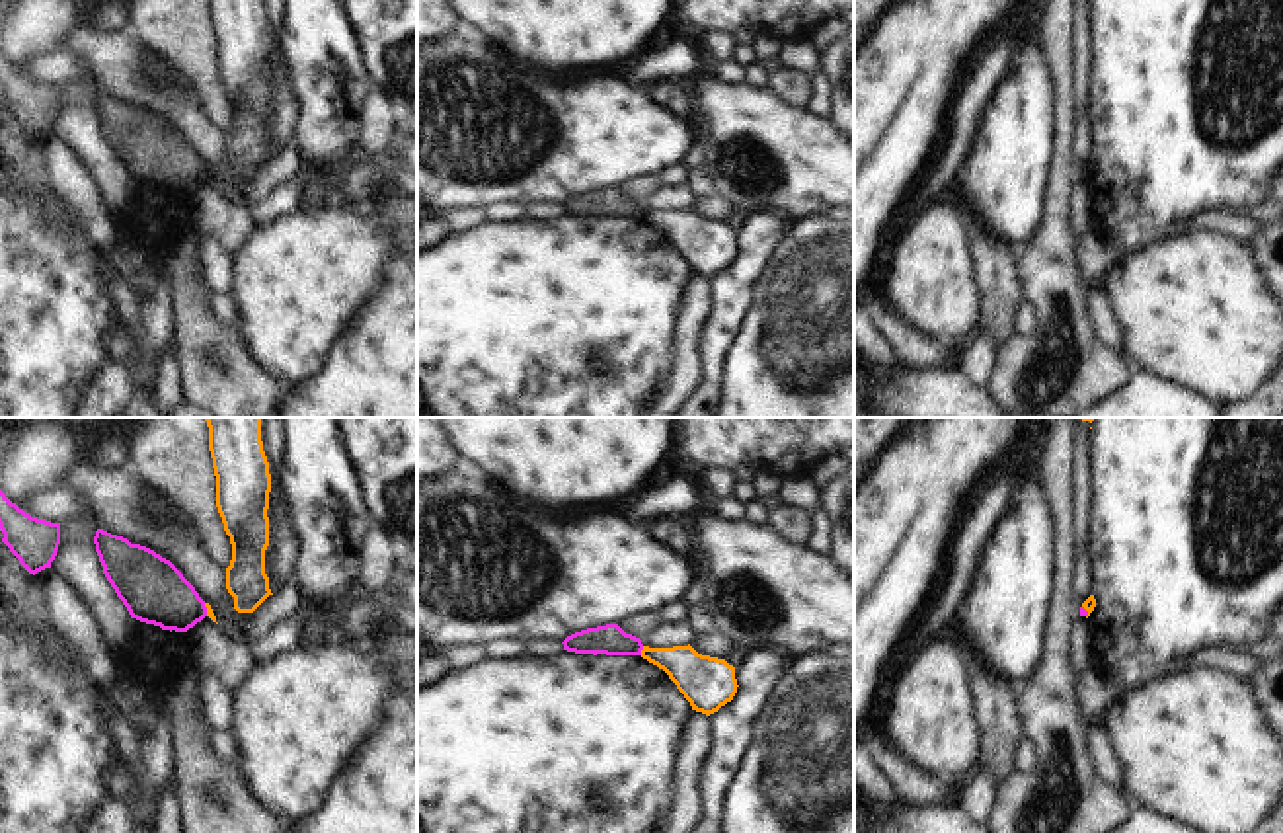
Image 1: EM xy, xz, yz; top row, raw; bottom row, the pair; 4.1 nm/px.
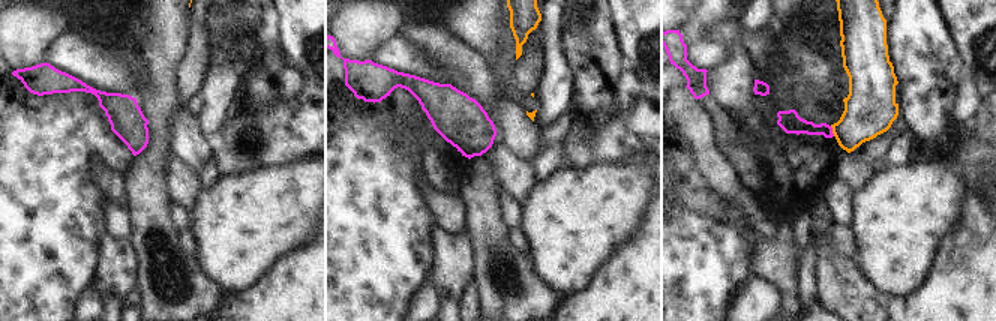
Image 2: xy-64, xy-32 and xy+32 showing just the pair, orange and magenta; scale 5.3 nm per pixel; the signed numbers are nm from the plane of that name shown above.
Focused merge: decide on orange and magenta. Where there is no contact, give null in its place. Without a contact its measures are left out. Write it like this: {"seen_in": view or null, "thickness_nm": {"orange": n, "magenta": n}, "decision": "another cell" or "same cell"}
{"seen_in": "xz", "thickness_nm": {"orange": 180, "magenta": 120}, "decision": "another cell"}

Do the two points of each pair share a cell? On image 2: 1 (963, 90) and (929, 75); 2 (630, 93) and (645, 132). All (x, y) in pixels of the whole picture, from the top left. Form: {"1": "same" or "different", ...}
{"1": "different", "2": "different"}

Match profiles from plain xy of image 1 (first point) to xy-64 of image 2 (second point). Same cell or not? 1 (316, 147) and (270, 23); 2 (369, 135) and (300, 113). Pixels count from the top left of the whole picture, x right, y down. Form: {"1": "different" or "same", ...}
{"1": "same", "2": "different"}

